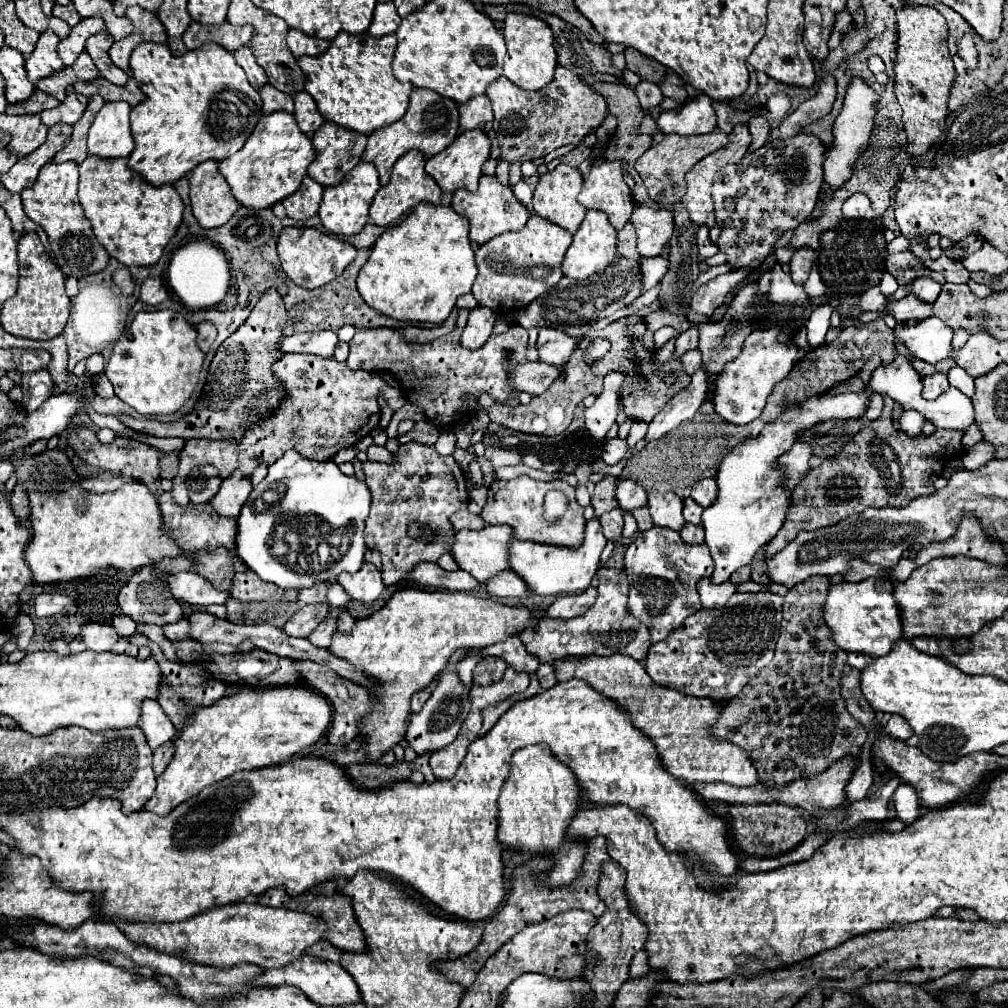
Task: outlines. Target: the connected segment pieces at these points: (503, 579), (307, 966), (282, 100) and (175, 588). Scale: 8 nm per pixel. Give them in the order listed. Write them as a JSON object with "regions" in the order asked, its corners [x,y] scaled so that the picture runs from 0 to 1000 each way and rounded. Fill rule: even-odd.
{"regions":[[[[499,565],[495,569],[491,569],[489,573],[485,573],[485,577],[481,577],[481,585],[487,593],[521,593],[525,591],[525,585],[521,581],[521,577],[517,577],[517,573],[513,573],[513,569],[509,569],[507,565]]],[[[299,948],[297,952],[289,954],[283,960],[271,960],[271,962],[263,962],[261,966],[253,968],[247,972],[249,978],[257,978],[257,980],[271,980],[271,978],[293,978],[297,980],[309,994],[316,996],[316,998],[346,998],[346,996],[354,996],[358,994],[358,988],[354,984],[354,976],[350,974],[348,966],[344,966],[342,960],[338,960],[332,954],[326,952],[316,952],[313,948]]],[[[263,83],[259,89],[259,99],[261,99],[261,113],[269,113],[269,111],[275,111],[275,109],[281,109],[281,111],[291,111],[291,97],[287,93],[281,93],[277,91],[275,87],[271,87],[269,83]]],[[[176,567],[168,571],[168,587],[174,595],[195,599],[195,601],[207,601],[207,599],[223,599],[225,587],[217,587],[209,581],[209,577],[203,577],[193,567]]]]}

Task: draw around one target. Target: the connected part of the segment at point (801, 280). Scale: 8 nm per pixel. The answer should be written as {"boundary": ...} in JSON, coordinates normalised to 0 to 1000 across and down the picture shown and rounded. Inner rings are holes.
{"boundary":[[[793,246],[787,250],[783,264],[785,264],[785,276],[789,282],[799,282],[799,278],[803,276],[803,268],[807,262],[805,256],[809,252],[811,252],[811,248],[803,248],[803,246]]]}

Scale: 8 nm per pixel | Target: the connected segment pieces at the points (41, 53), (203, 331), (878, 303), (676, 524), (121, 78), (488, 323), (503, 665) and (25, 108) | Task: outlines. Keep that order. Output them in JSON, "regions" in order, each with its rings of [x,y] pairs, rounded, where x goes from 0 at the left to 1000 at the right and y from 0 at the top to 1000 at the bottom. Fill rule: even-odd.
{"regions":[[[[45,30],[41,34],[33,54],[25,62],[27,75],[31,81],[37,81],[39,77],[51,75],[53,71],[59,71],[63,67],[63,62],[57,54],[57,44],[59,44],[59,36],[55,32]]],[[[197,319],[195,321],[195,343],[201,349],[205,349],[209,345],[213,333],[215,333],[215,327],[213,327],[213,323],[209,319]]],[[[860,288],[854,292],[853,305],[855,309],[874,312],[878,308],[878,294],[872,288]]],[[[646,488],[642,502],[644,502],[650,522],[676,526],[676,522],[680,520],[680,514],[676,510],[678,496],[670,488],[660,488],[660,490]]],[[[100,30],[100,32],[92,34],[92,36],[86,40],[84,50],[86,50],[86,54],[92,58],[96,69],[100,71],[102,77],[106,77],[108,81],[112,81],[112,83],[116,83],[116,85],[124,85],[126,79],[130,77],[130,73],[128,73],[128,71],[122,71],[120,67],[116,67],[116,65],[110,62],[108,54],[106,54],[106,50],[110,48],[110,44],[112,44],[112,36],[110,36],[106,30]]],[[[481,304],[469,306],[465,310],[465,317],[463,317],[463,323],[459,327],[457,341],[465,347],[477,345],[483,339],[483,335],[487,333],[491,319],[493,319],[493,312],[489,308],[483,308]]],[[[499,653],[477,655],[477,659],[473,659],[473,663],[471,663],[469,677],[473,677],[475,681],[485,681],[489,677],[495,677],[499,673],[501,665],[503,665],[503,657]]],[[[35,89],[29,99],[17,101],[17,103],[9,103],[5,111],[7,111],[7,113],[41,113],[43,109],[53,107],[53,105],[57,105],[57,103],[59,103],[57,97],[47,95],[47,93],[41,91],[41,89]]]]}

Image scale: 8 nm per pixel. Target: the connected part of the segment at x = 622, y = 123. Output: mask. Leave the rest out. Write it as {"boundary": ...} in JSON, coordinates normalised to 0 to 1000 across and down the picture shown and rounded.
{"boundary":[[[590,81],[588,89],[600,97],[602,109],[608,109],[612,117],[612,129],[604,137],[600,157],[618,159],[622,163],[630,161],[646,145],[646,135],[634,131],[640,113],[638,107],[634,105],[628,87],[620,83]]]}

